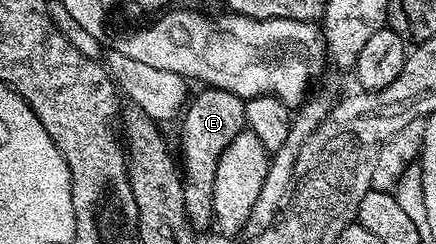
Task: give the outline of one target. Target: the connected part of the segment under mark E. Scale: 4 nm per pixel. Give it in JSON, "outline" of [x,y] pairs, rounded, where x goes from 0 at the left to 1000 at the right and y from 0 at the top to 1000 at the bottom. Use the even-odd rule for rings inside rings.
{"outline":[[[468,357],[436,398],[424,455],[417,463],[420,561],[411,590],[420,602],[415,623],[415,734],[420,742],[420,795],[424,803],[424,861],[438,889],[438,914],[482,922],[491,877],[491,734],[498,709],[498,672],[516,607],[534,566],[567,525],[562,484],[562,414],[544,385],[507,361]]]}

